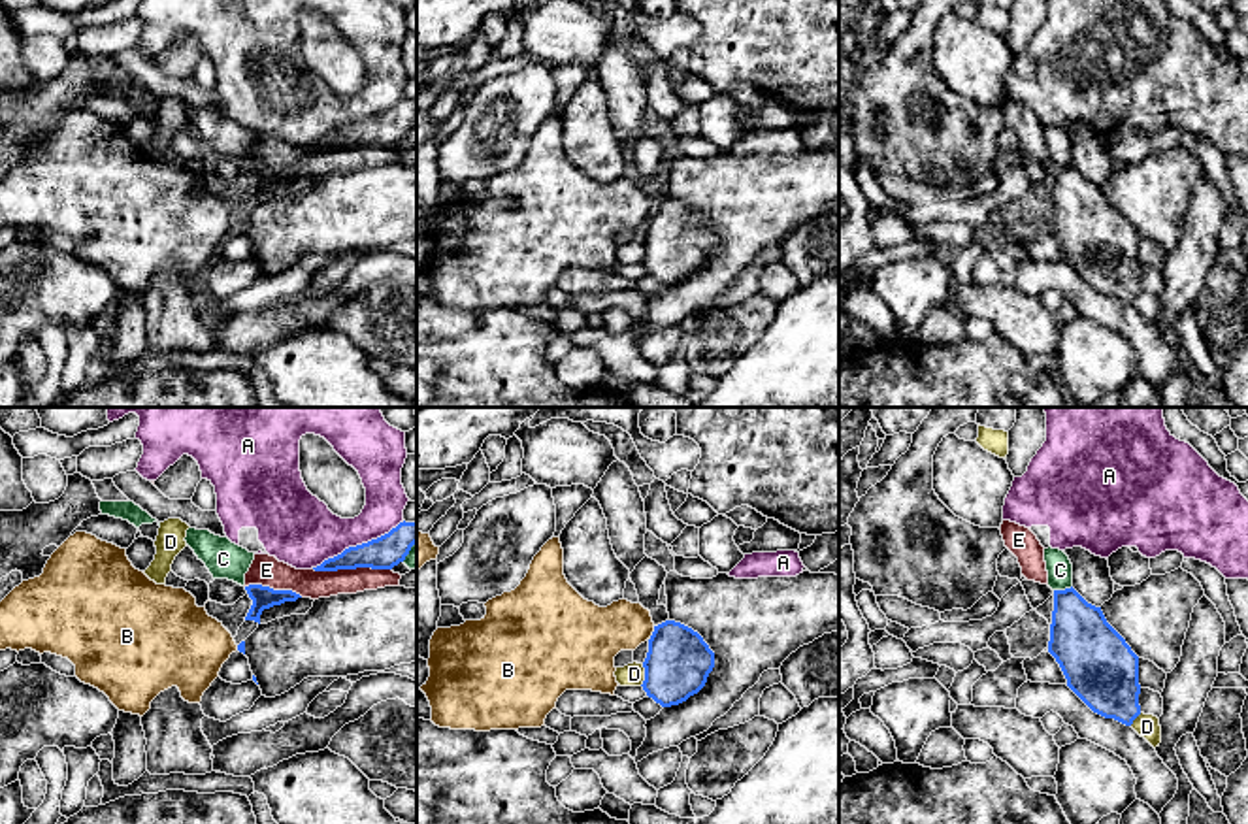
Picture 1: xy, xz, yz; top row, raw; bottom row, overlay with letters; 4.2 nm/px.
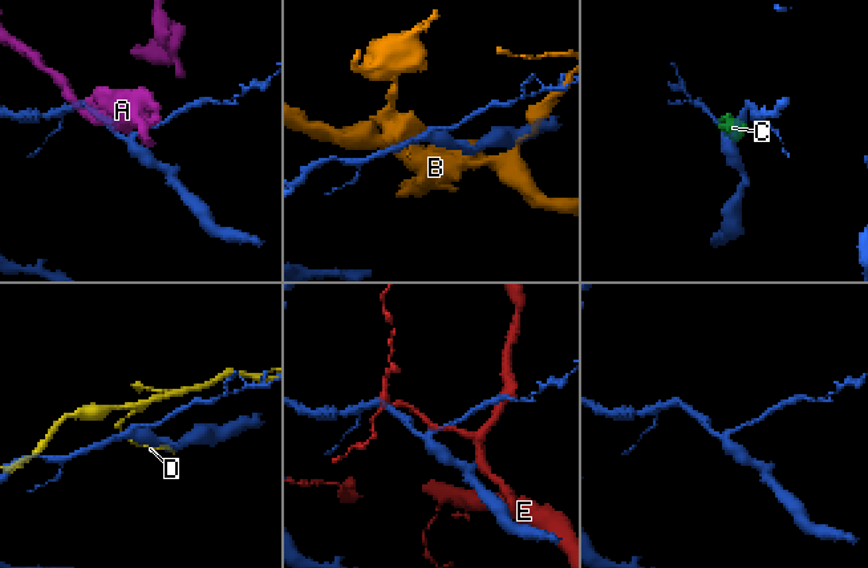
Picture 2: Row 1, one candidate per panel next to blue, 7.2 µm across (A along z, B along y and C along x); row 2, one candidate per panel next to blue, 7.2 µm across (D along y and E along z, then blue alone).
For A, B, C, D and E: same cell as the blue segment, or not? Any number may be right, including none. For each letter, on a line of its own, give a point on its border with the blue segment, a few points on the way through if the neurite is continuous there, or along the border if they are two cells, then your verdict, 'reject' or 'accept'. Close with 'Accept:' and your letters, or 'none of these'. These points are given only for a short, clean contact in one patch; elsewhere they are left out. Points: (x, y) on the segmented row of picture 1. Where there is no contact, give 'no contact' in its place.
A: contact xy (359, 545); reject
B: contact xz (653, 634); accept
C: contact yz (1062, 591); reject
D: contact xz (645, 675); reject
E: contact xy (351, 568); reject
Accept: B

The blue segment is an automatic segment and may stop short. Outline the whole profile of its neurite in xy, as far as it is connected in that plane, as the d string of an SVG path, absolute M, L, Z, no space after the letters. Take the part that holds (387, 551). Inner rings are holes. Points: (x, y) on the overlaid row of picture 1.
M400 522L388 534L368 543L349 547L341 554L324 560L315 571L337 569L392 569L405 560L411 547L417 543L417 522Z

